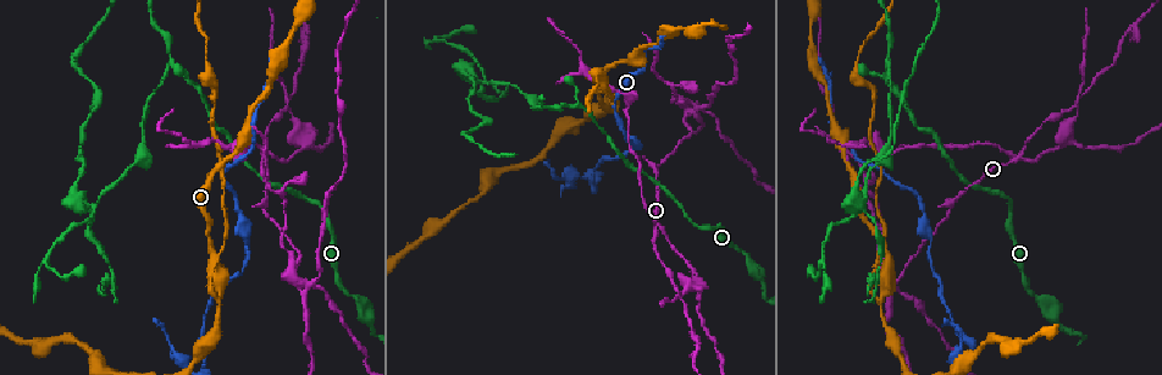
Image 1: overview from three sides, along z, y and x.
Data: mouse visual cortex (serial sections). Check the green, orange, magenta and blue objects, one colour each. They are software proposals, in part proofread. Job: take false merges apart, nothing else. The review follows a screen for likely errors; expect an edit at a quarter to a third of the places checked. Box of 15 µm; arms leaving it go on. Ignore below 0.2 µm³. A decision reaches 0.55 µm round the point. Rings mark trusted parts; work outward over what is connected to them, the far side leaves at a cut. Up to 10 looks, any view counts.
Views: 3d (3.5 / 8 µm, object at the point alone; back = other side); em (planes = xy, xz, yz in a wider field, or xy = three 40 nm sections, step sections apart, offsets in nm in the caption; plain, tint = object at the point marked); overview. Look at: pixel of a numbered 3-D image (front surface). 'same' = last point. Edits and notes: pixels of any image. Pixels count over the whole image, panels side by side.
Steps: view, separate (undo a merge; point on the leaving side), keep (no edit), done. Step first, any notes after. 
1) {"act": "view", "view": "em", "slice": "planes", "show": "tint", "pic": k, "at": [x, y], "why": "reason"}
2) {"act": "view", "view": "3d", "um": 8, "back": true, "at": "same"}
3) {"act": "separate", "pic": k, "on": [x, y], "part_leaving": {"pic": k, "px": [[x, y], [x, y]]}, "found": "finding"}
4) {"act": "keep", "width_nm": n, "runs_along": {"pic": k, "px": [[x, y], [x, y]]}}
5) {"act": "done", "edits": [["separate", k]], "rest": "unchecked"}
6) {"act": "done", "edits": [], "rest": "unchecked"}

{"act": "view", "view": "3d", "um": 3.5, "pic": 1, "at": [1072, 108], "why": "arms part here"}

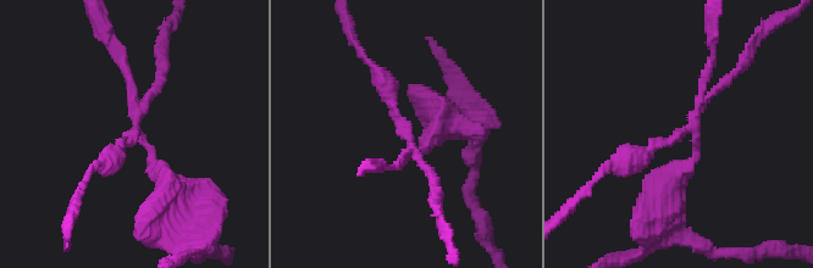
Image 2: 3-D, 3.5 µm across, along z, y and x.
{"act": "view", "view": "em", "slice": "xy", "step": 5, "show": "tint", "pic": 2, "at": [133, 132], "why": "need the tissue"}

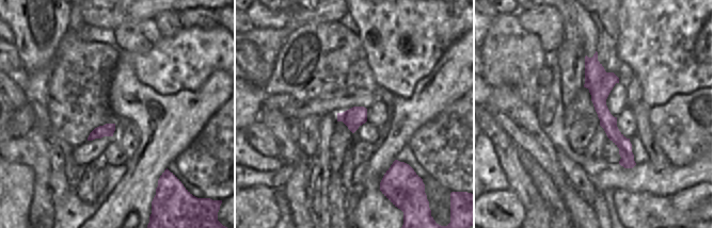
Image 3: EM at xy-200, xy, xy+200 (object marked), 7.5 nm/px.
{"act": "view", "view": "em", "slice": "xy", "step": 2, "show": "tint", "at": "same"}

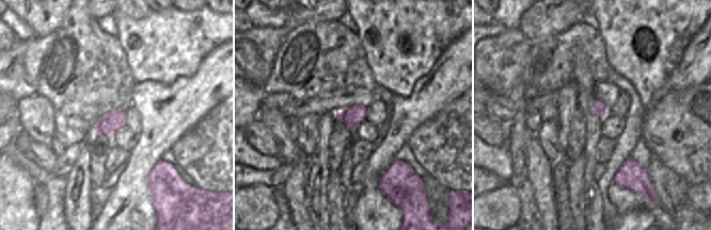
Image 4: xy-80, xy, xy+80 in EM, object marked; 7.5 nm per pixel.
{"act": "separate", "pic": 2, "on": [675, 167], "width_nm": 160, "part_leaving": {"pic": 2, "px": [[693, 134], [696, 157], [665, 190], [662, 228]]}, "found": "a second cell is stuck on"}

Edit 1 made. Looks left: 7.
{"act": "view", "view": "3d", "um": 3.5, "pic": 1, "at": [308, 32]}

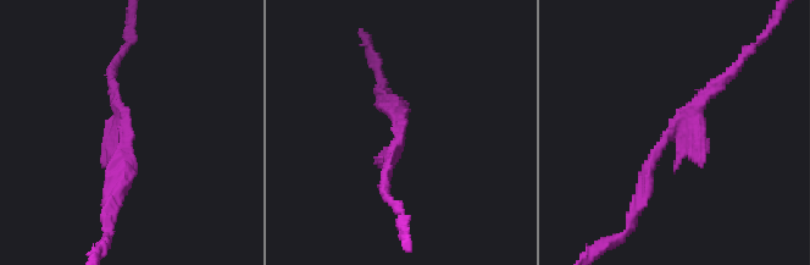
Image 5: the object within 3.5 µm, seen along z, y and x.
{"act": "view", "view": "em", "slice": "planes", "show": "tint", "pic": 5, "at": [397, 140], "why": "need the tissue"}

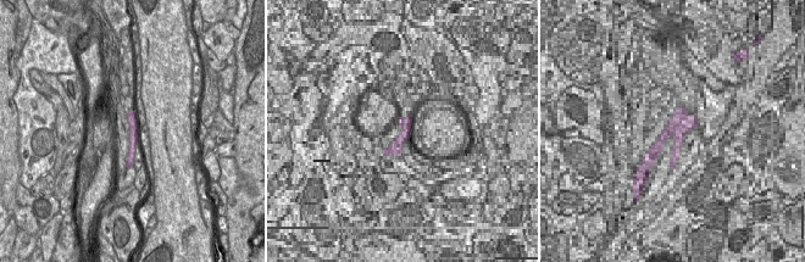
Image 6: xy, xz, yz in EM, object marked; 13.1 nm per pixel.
{"act": "view", "view": "em", "slice": "xy", "step": 1, "show": "tint", "at": "same", "why": "another direction"}

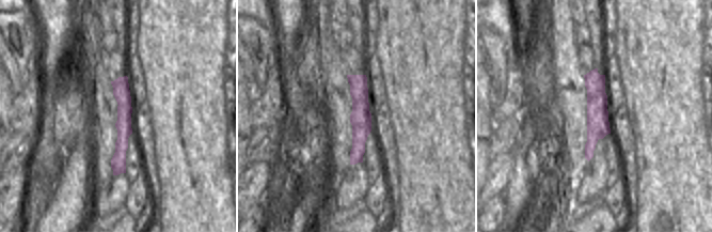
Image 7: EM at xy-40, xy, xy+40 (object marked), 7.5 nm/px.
{"act": "keep", "runs_along": {"pic": 7, "px": [[125, 79], [124, 132], [115, 172]]}, "found": "continuous, no second cell"}

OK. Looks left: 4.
{"act": "view", "view": "3d", "um": 8, "pic": 1, "at": [690, 111], "why": "sharp bend"}

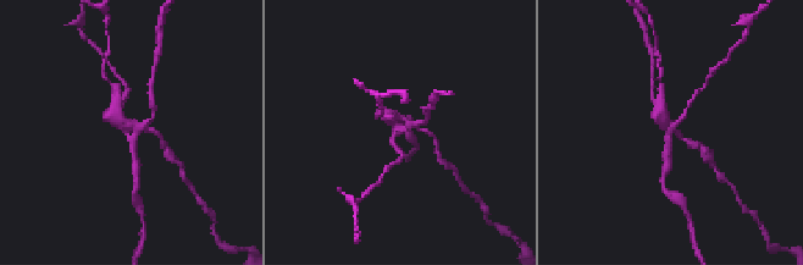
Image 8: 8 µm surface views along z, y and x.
{"act": "view", "view": "em", "slice": "xy", "step": 1, "show": "tint", "pic": 8, "at": [398, 132], "arms": 4, "arm_widths_nm": [150, 150, 200, 350]}

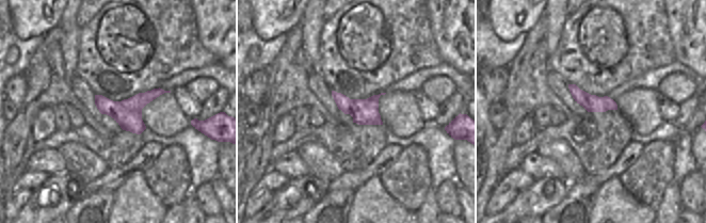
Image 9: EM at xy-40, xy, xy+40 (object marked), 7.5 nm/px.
{"act": "separate", "pic": 8, "on": [115, 117], "width_nm": 190, "found": "two cells meet here"}

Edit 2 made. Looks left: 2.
{"act": "done", "edits": [["separate", 2], ["separate", 8]], "rest": "unchecked"}

